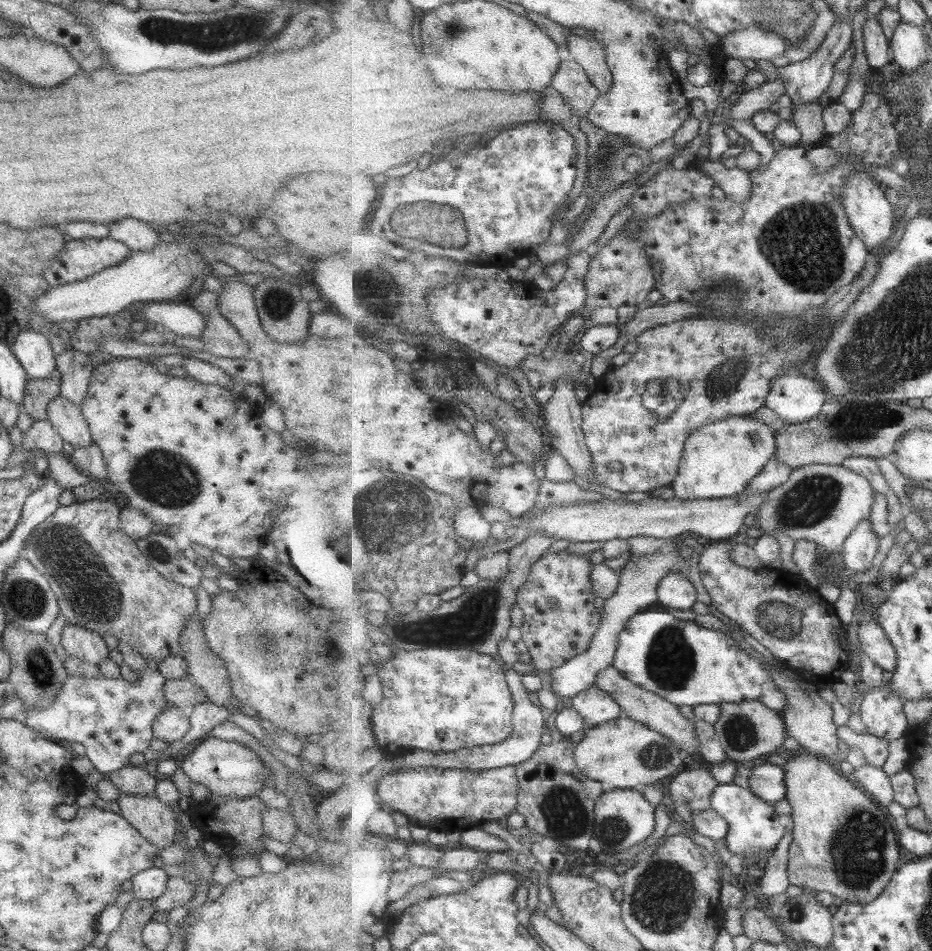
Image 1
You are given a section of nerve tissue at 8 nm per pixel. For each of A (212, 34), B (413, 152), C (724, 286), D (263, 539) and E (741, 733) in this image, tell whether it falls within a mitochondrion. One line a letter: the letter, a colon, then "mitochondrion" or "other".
A: mitochondrion
B: other
C: mitochondrion
D: other
E: mitochondrion

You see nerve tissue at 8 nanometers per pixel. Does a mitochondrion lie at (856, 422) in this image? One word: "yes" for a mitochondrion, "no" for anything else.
yes

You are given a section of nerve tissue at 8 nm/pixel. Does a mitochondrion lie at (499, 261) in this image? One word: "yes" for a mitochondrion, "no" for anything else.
no

